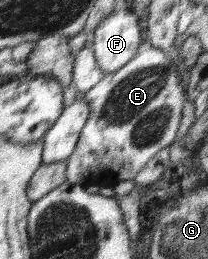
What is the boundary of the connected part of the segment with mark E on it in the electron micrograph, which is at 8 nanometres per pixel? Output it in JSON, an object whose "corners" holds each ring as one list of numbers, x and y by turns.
{"corners":[[145,47,139,54,128,64,116,73,108,74,94,89,87,93,87,100,91,105,91,116,81,135,78,147,72,158,69,160,69,181,74,184,100,185,102,187,116,188,117,185,124,180,134,180,141,174,141,171,149,165,152,159,157,158,160,151,164,151,166,147,172,147,177,143,182,125,182,118,185,117,185,105,188,101,188,88,183,85,183,77,175,66,173,59,159,47]]}

